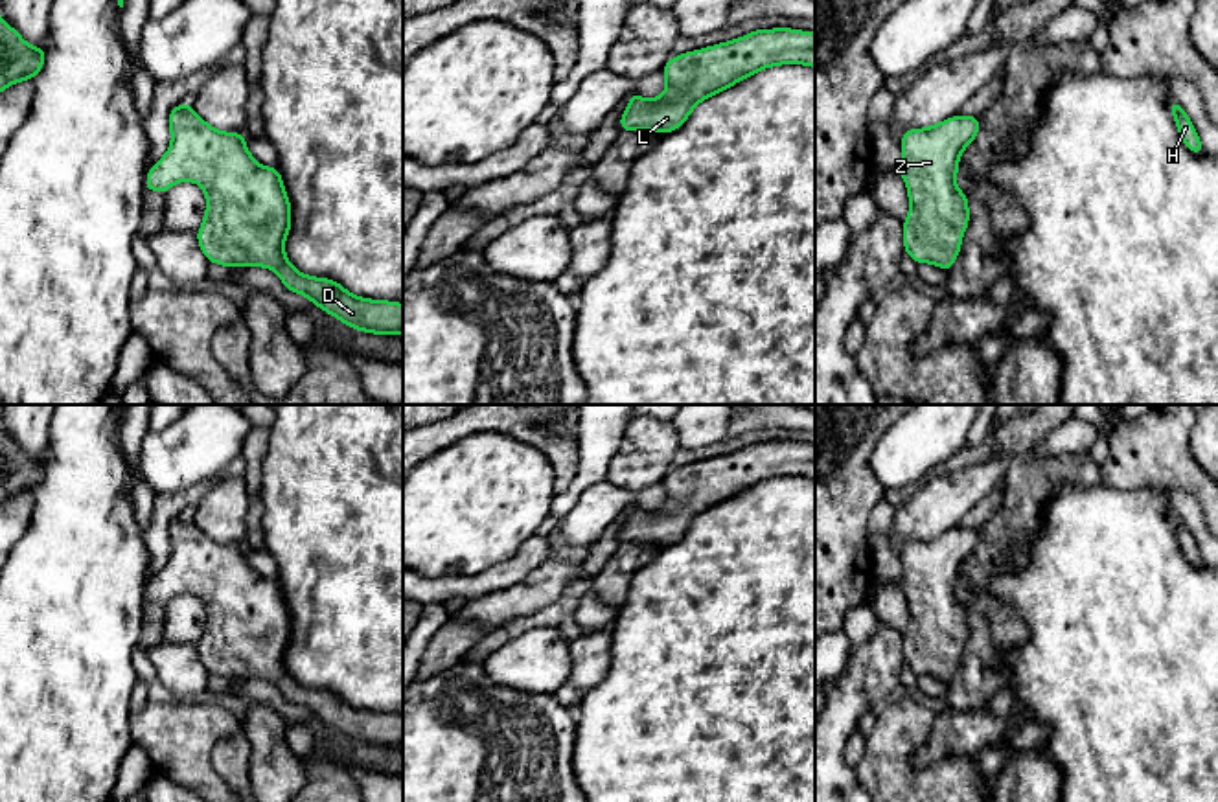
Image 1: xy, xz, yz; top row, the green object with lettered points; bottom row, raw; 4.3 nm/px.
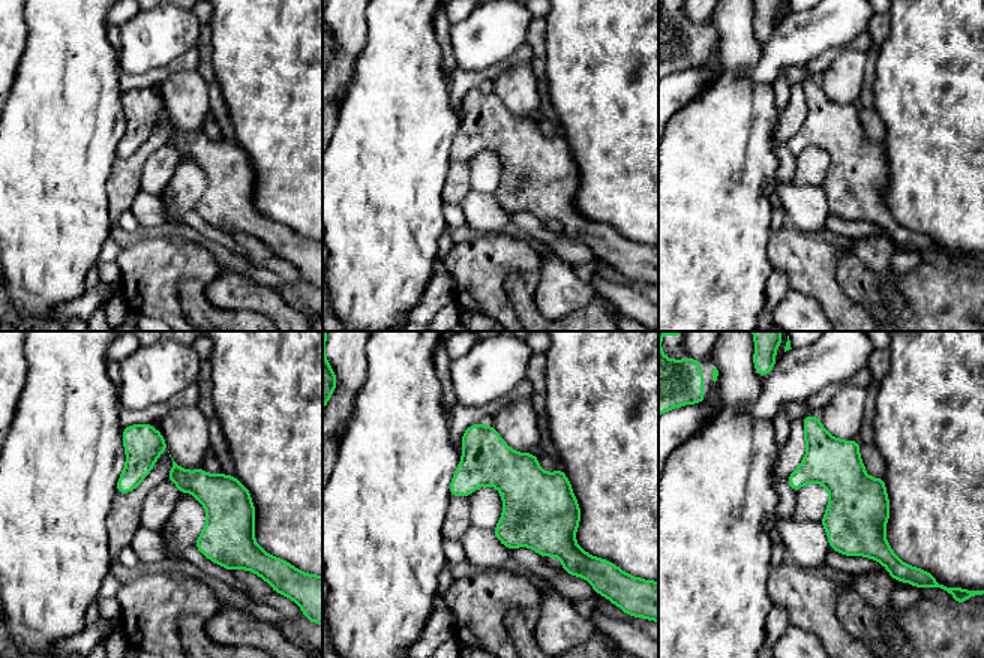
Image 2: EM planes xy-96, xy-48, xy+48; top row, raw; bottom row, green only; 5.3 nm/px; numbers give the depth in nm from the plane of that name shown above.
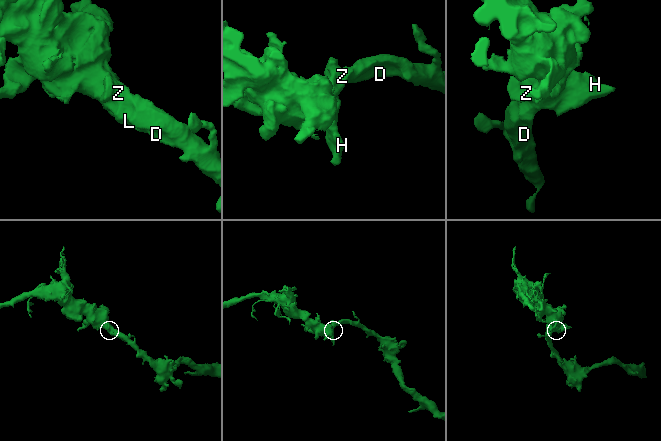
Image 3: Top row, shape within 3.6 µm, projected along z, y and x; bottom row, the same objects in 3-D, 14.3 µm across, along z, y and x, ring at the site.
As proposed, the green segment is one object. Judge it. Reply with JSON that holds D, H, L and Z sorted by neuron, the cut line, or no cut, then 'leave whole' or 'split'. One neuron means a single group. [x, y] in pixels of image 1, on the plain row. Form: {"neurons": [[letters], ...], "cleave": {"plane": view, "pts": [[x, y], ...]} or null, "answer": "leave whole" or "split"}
{"neurons": [["D", "H", "L", "Z"]], "cleave": null, "answer": "leave whole"}

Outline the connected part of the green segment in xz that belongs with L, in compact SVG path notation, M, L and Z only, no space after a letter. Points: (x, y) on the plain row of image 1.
M756 441L730 454L672 469L662 480L666 502L659 510L626 508L631 515L620 530L620 543L672 544L703 511L778 476L815 480L815 445Z

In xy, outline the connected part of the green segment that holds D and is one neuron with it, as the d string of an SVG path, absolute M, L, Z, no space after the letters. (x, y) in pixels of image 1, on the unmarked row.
M180 515L169 524L171 557L147 583L145 602L166 605L182 592L199 596L206 605L206 625L197 644L197 653L210 675L223 679L265 679L274 682L285 701L304 706L324 725L342 736L366 745L403 747L403 716L368 712L348 705L327 690L298 684L285 670L285 649L293 638L291 616L278 579L256 574L245 556L245 546L223 544L208 537L190 515Z

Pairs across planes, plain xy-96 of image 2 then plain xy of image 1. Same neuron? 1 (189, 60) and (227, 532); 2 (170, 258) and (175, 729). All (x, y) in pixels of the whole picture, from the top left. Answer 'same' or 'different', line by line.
1: different
2: same

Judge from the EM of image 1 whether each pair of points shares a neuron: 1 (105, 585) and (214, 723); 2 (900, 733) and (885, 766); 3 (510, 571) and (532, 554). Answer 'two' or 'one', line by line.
1: two
2: one
3: one

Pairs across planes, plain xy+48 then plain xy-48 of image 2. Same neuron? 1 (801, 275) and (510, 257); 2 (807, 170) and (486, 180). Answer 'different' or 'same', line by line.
1: same
2: same

